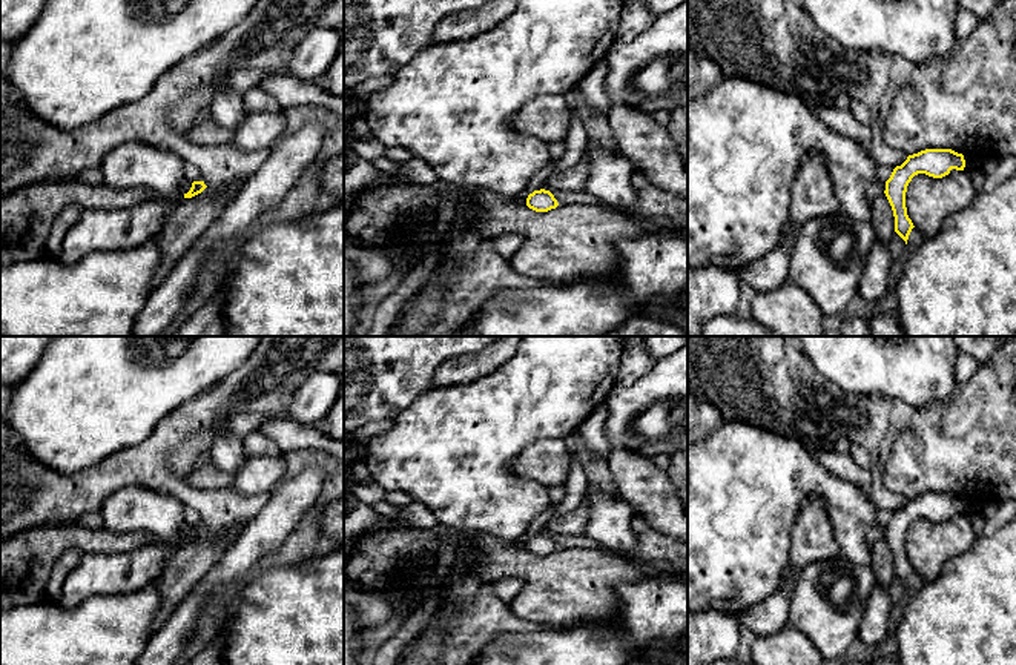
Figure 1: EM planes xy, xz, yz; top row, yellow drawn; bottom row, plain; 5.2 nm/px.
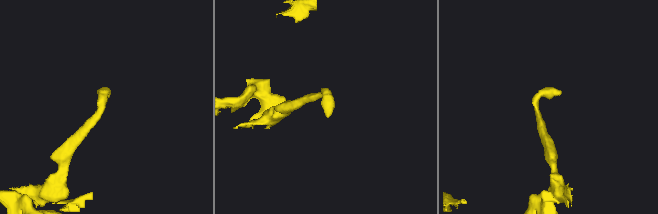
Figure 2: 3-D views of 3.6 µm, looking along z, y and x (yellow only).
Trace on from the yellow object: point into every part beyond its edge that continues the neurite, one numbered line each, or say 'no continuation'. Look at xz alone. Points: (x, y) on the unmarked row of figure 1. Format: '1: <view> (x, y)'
no continuation

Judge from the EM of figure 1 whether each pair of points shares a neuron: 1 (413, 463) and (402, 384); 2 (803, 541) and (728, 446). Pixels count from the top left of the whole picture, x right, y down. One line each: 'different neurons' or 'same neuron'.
1: different neurons
2: different neurons

